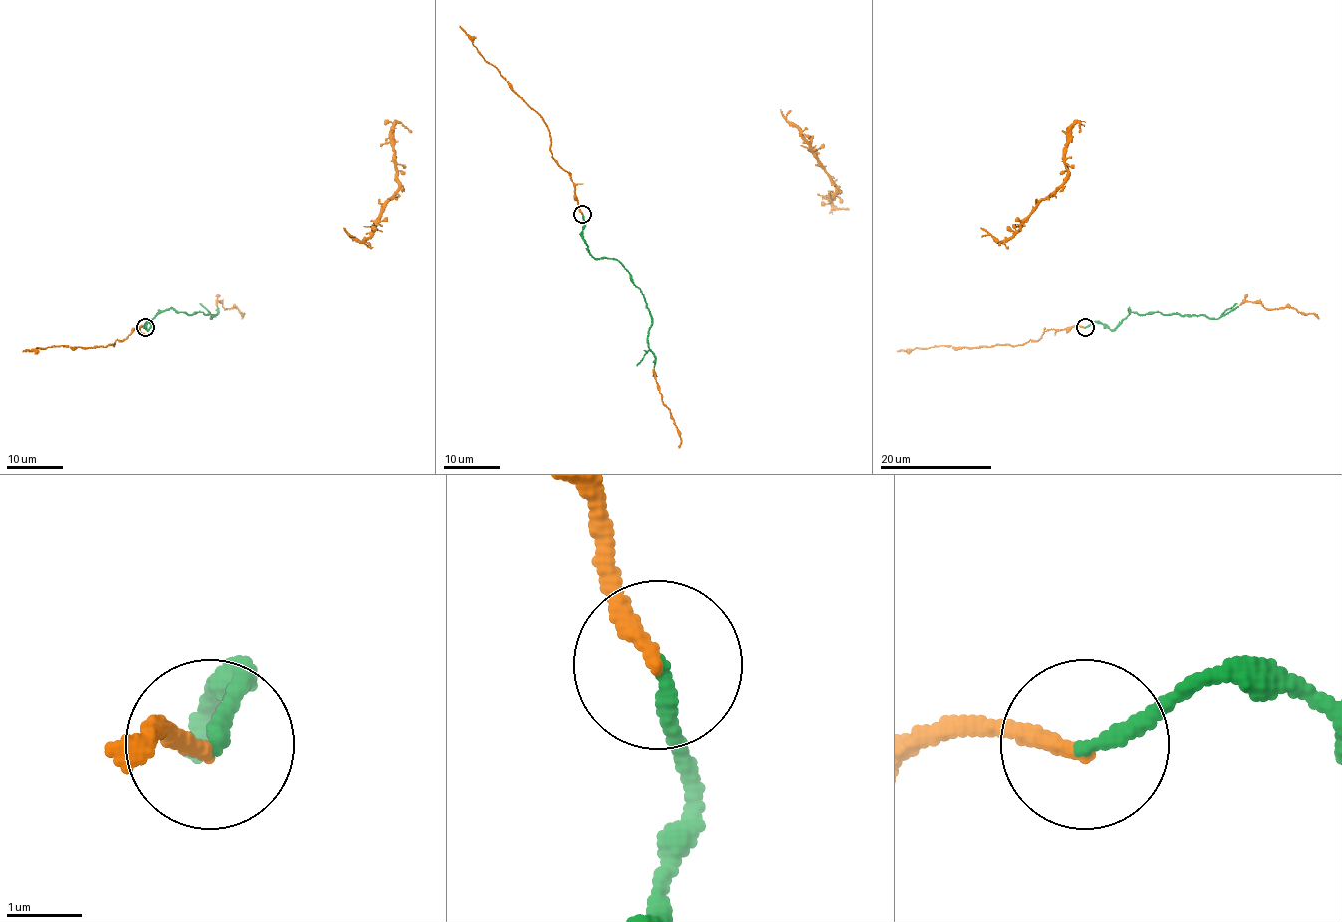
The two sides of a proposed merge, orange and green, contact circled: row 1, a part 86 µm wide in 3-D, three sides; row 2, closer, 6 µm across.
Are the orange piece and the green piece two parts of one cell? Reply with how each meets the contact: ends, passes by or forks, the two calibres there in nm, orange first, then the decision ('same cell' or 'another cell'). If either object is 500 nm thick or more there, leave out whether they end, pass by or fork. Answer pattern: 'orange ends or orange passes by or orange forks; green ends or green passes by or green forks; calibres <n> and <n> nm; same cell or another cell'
orange ends; green ends; calibres 200 and 200 nm; same cell

